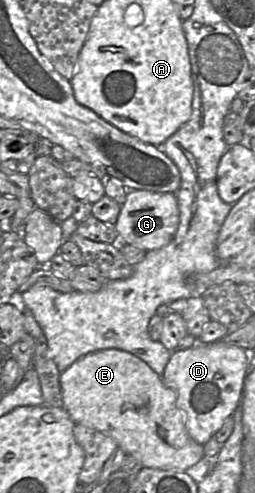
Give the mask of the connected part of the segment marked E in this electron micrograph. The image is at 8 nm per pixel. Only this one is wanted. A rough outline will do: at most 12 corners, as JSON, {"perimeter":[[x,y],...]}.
{"perimeter":[[120,349],[60,376],[75,424],[143,467],[204,457],[175,392]]}

